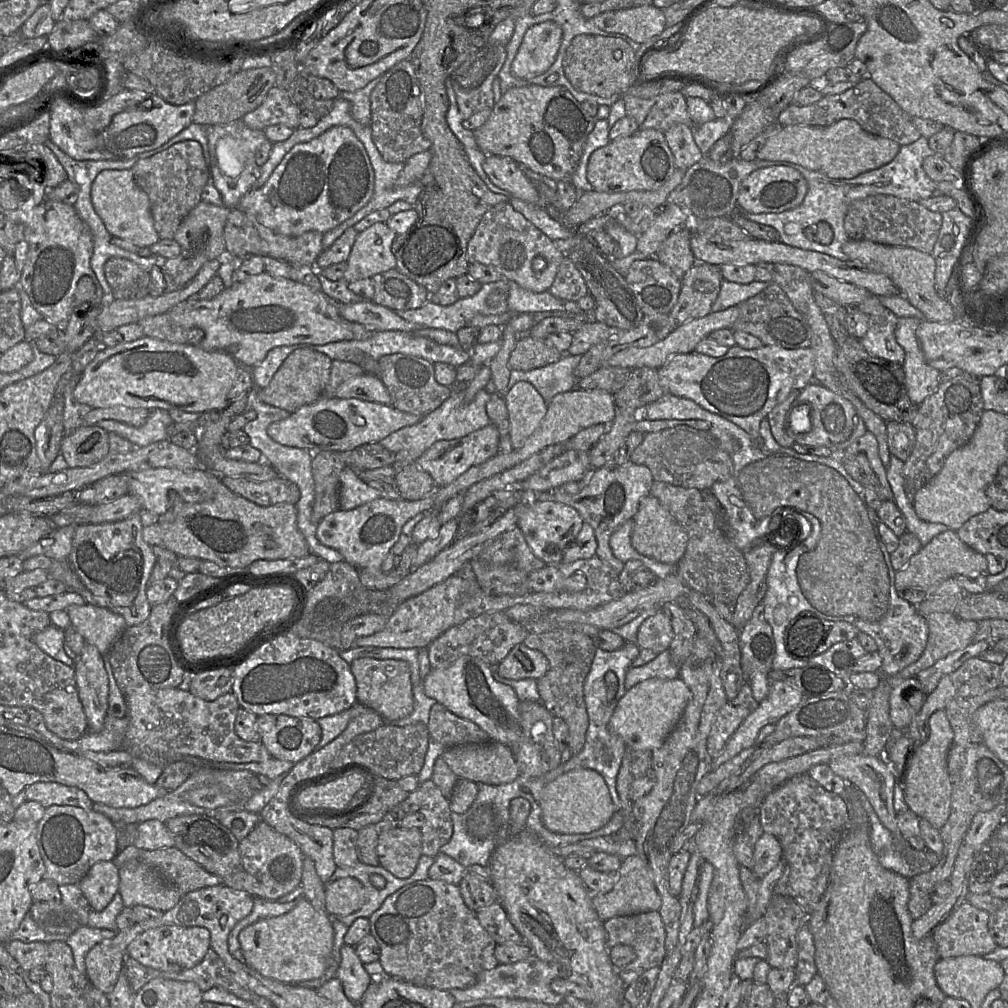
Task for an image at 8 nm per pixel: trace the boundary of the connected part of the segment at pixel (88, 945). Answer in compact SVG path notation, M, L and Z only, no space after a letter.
M88 925L80 926L73 934L66 938L66 943L72 949L72 954L77 969L85 974L85 956L88 951L103 940L111 939L118 930L92 928Z

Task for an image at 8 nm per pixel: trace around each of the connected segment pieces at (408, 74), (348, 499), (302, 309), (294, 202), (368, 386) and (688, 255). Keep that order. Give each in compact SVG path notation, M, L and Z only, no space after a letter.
M409 59L386 71L370 95L372 140L387 162L405 162L412 155L430 149L431 142L422 134L422 93Z
M345 466L339 477L339 509L352 510L380 497L380 493L365 483L359 472Z
M268 274L253 275L236 282L210 300L186 300L167 314L179 326L196 327L204 331L200 348L207 352L228 354L247 368L258 365L275 347L365 340L373 333L359 323L344 319L339 312L339 303L322 290L313 290L290 278Z
M334 126L309 142L294 145L274 169L266 183L260 188L252 188L249 192L242 196L236 208L243 211L253 224L254 221L258 221L278 234L299 236L309 231L319 231L321 233L325 233L352 217L358 210L364 207L371 199L373 190L374 171L364 145L350 128L346 126Z
M363 373L353 376L344 381L335 391L337 398L356 398L364 401L376 402L384 405L391 405L391 396L375 374Z
M690 226L674 230L656 253L656 259L669 267L680 279L697 262L690 247L691 235Z

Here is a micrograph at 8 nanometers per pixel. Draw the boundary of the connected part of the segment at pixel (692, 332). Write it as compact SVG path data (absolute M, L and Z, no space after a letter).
M731 306L723 311L710 312L704 317L696 318L678 325L667 337L652 346L644 348L627 348L615 353L607 360L605 366L626 367L630 369L651 367L658 369L674 356L695 352L696 345L702 339L709 337L709 334L713 331L722 328L731 329L738 315L739 309L736 306Z

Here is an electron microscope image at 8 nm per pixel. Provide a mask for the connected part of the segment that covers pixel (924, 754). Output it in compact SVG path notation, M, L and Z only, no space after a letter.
M938 710L932 713L928 721L929 736L926 741L914 746L909 754L907 770L904 769L902 789L904 799L909 810L914 812L919 818L926 819L934 828L940 829L947 821L951 809L951 782L947 769L947 756L953 742L954 733L947 719L944 710Z

